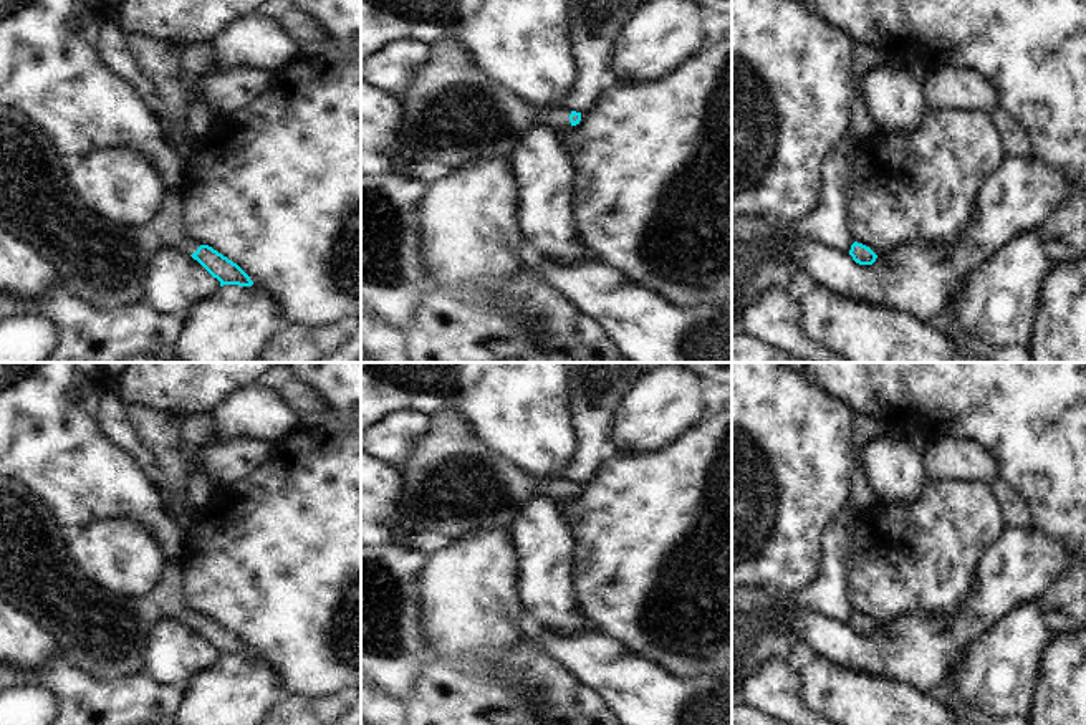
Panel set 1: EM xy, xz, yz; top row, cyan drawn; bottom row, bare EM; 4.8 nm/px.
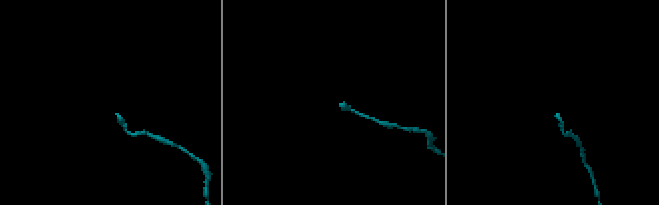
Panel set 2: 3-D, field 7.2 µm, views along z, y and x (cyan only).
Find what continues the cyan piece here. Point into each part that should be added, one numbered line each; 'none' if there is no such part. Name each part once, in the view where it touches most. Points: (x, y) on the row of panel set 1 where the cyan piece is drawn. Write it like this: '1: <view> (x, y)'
1: xz (451, 113)

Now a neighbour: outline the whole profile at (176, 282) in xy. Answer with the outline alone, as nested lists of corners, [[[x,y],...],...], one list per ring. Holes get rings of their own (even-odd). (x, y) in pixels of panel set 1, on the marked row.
[[[162,248],[147,265],[142,303],[162,314],[185,316],[220,288],[197,260],[179,248]]]

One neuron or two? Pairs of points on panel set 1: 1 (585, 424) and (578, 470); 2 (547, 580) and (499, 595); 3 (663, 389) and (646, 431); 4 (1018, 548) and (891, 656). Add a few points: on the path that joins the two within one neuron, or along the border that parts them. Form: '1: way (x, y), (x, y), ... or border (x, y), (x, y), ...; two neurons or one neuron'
1: way (585, 436), (585, 459); one neuron
2: border (515, 552), (517, 595), (530, 619); two neurons
3: way (663, 399), (646, 421); one neuron
4: way (1000, 585), (947, 638), (927, 646); one neuron

